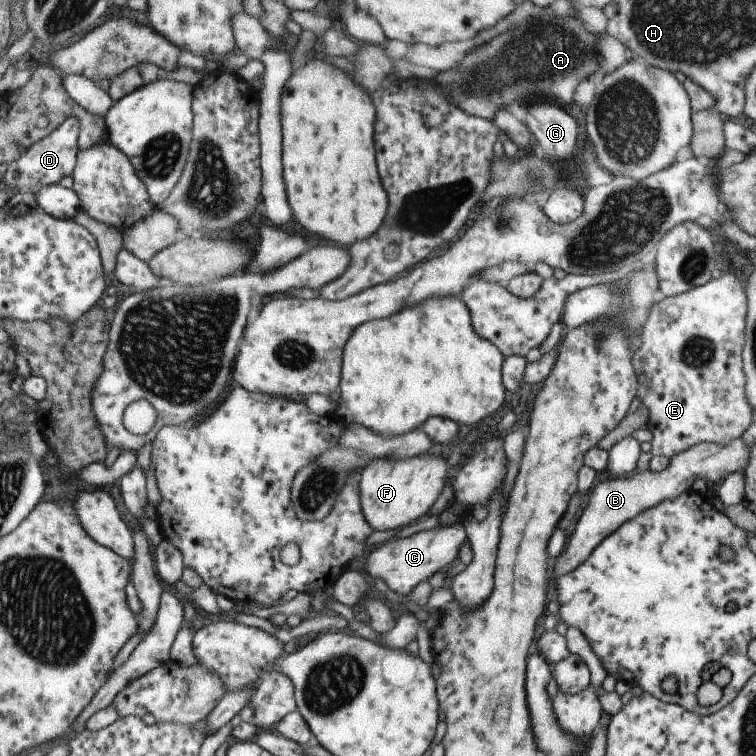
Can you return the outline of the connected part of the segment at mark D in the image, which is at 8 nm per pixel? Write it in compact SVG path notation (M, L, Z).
M69 116L48 136L31 144L31 147L22 152L15 161L7 164L6 184L14 191L32 191L37 190L39 186L53 185L59 183L64 177L69 177L76 162L76 138L79 124L77 117Z

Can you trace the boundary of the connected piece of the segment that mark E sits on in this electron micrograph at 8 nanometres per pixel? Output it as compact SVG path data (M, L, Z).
M725 272L717 280L710 279L685 293L665 297L651 308L642 329L640 346L631 354L630 362L635 376L639 366L635 397L641 400L642 410L647 412L646 429L653 437L649 450L651 457L661 455L671 458L700 443L724 445L743 435L753 422L755 414L744 400L744 375L740 358L748 310L744 286L733 272Z

